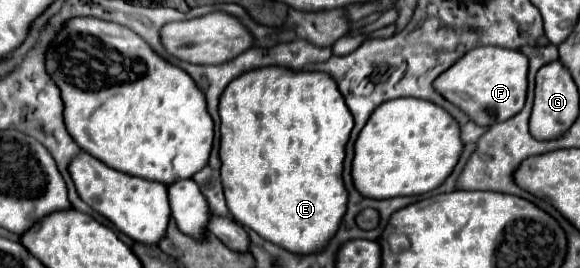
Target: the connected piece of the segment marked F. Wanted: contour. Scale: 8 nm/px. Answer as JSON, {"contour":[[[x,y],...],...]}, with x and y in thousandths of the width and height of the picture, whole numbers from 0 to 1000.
{"contour":[[[817,179],[803,194],[797,231],[776,246],[752,306],[755,343],[790,403],[797,403],[824,470],[848,470],[893,425],[907,381],[910,343],[910,216],[893,187],[876,179]]]}

